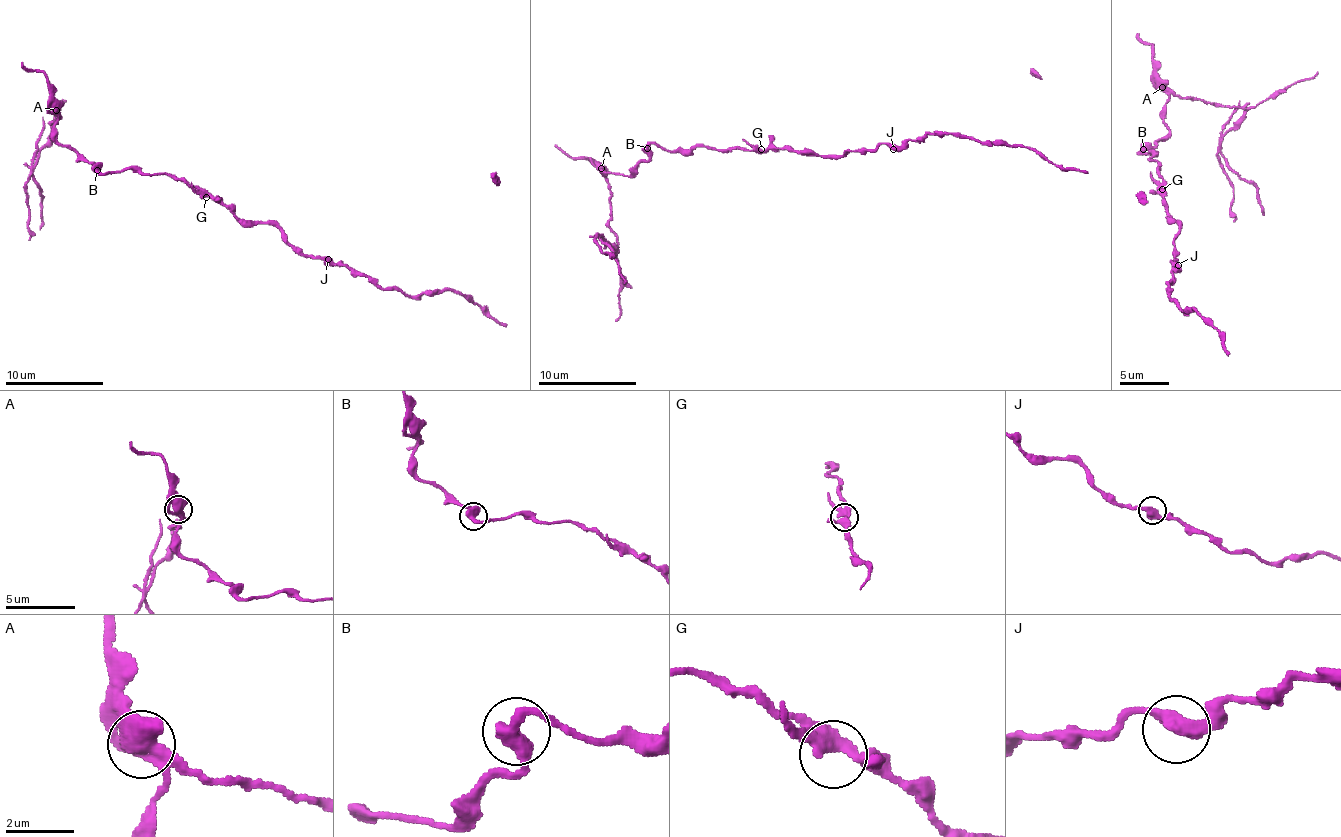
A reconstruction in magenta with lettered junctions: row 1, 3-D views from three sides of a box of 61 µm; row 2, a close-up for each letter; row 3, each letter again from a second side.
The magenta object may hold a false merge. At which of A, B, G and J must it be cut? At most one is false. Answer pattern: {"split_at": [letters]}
{"split_at": ["A"]}

